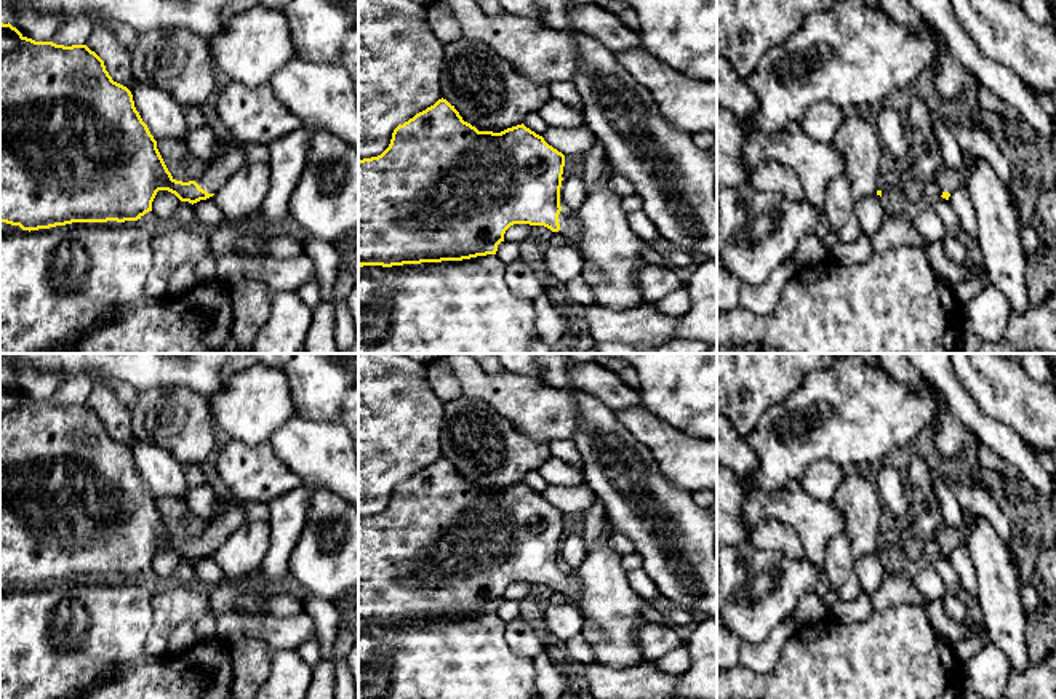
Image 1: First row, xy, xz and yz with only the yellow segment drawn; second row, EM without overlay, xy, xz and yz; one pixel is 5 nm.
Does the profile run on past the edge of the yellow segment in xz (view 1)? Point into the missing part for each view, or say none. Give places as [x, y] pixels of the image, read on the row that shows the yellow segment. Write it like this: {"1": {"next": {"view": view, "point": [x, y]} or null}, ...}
{"1": {"next": {"view": "xz", "point": [570, 227]}}}

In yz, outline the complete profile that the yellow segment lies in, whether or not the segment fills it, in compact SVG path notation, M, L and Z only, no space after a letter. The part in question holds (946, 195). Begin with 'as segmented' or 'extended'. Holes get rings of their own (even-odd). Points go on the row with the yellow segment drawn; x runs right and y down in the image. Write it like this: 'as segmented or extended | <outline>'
extended | M963 157L963 163L958 170L942 166L933 182L933 194L949 200L950 194L960 186L966 186L973 160Z

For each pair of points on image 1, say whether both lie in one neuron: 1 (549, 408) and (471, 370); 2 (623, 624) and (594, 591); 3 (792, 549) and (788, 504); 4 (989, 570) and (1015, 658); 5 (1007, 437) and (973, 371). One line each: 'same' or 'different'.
1: same
2: same
3: different
4: same
5: different

